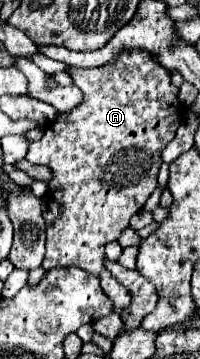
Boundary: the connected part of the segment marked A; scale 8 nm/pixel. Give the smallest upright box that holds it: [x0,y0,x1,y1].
[26,48,184,308]

